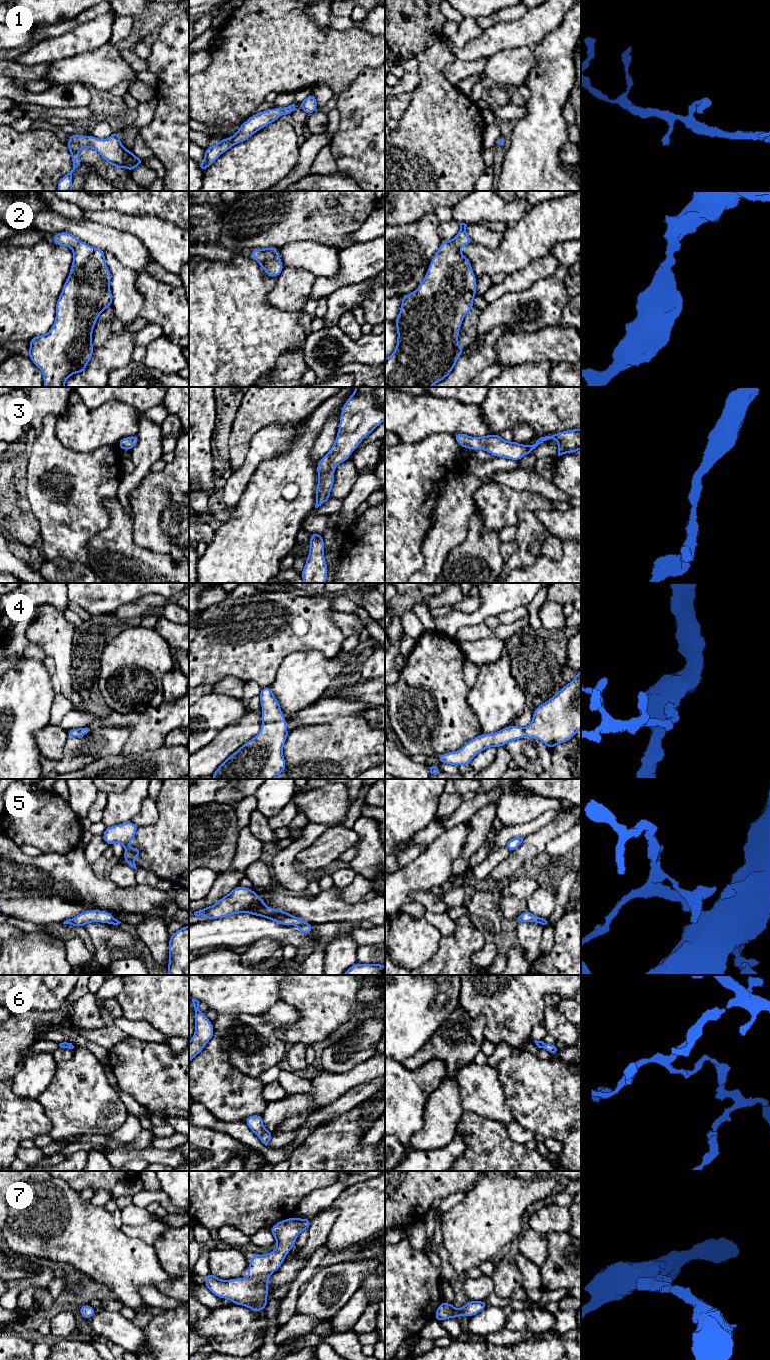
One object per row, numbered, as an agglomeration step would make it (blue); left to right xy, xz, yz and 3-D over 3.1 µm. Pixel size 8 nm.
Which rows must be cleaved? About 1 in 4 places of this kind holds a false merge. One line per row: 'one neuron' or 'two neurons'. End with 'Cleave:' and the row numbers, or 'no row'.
1: one neuron
2: one neuron
3: one neuron
4: one neuron
5: one neuron
6: one neuron
7: one neuron
Cleave: no row

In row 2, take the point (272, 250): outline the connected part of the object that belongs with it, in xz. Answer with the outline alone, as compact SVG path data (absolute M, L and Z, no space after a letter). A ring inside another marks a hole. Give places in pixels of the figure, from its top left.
M267 247L265 249L253 249L250 257L260 264L261 269L266 270L265 274L267 276L277 277L284 269L276 247Z

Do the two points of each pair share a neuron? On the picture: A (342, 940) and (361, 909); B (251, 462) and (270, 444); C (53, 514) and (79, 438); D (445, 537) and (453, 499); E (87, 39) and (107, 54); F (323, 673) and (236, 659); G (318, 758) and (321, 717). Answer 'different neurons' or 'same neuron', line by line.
A: different neurons
B: same neuron
C: different neurons
D: same neuron
E: different neurons
F: different neurons
G: different neurons

